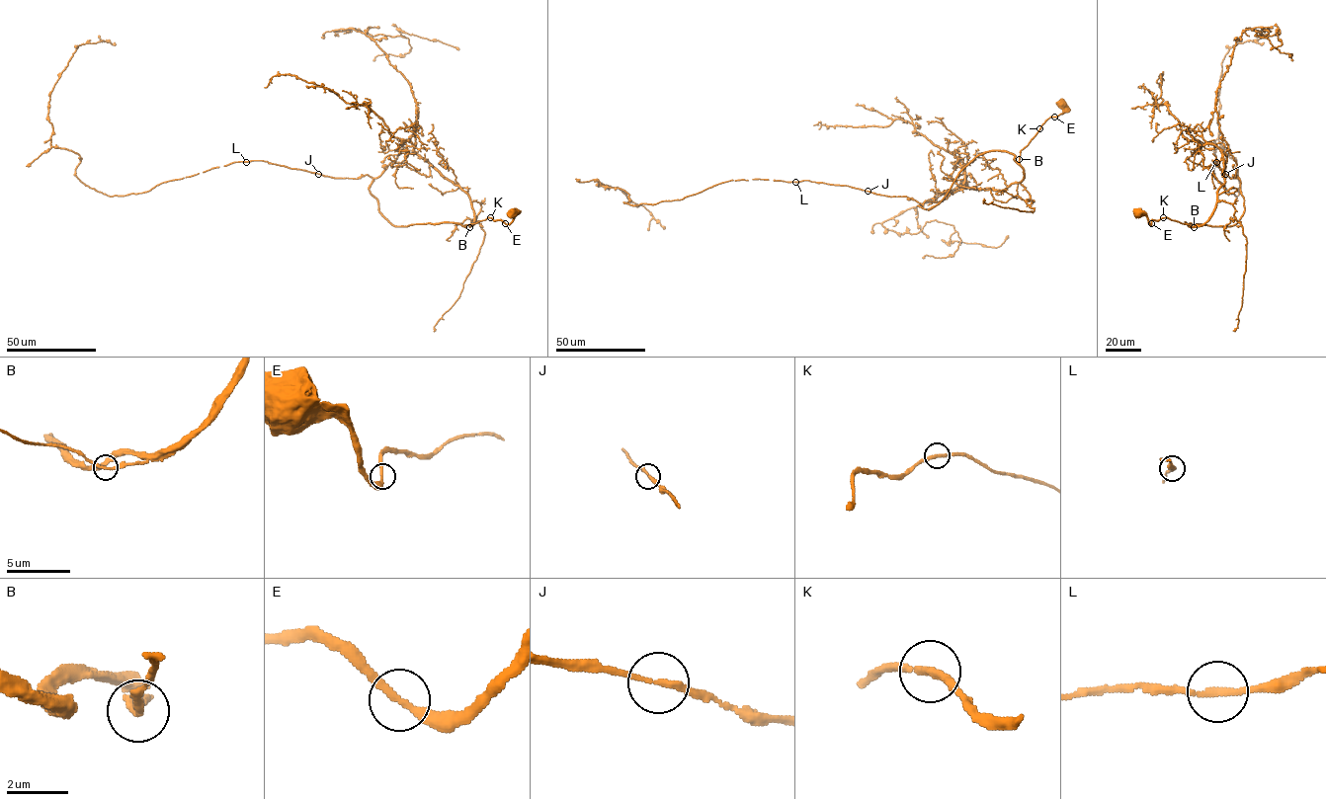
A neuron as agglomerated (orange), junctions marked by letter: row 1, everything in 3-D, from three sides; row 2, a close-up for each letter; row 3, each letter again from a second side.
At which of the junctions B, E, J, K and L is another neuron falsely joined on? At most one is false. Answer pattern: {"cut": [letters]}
{"cut": []}

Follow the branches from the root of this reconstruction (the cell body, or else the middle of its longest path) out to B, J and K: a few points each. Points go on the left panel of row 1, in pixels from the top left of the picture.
B: (512, 213), (513, 219), (508, 224), (488, 217), (469, 227)
J: (512, 213), (508, 224), (488, 217), (469, 227), (395, 226), (378, 209), (372, 177), (319, 174)
K: (512, 213), (513, 219), (508, 224), (490, 217)

